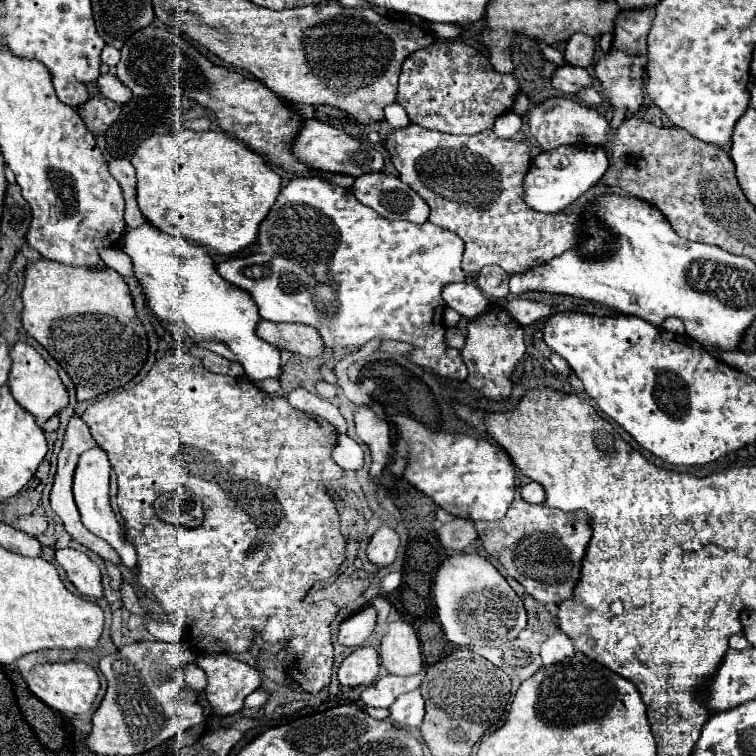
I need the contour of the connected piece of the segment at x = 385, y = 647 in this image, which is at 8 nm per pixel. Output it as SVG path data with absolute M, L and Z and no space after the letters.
M395 621L389 625L387 635L379 647L383 667L393 675L415 675L423 669L421 643L413 627L405 621Z

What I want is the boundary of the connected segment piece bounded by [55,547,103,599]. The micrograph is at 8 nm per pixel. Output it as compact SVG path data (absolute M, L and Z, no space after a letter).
M67 547L67 549L57 549L55 559L65 569L67 579L77 587L79 593L97 599L103 597L99 567L85 553Z

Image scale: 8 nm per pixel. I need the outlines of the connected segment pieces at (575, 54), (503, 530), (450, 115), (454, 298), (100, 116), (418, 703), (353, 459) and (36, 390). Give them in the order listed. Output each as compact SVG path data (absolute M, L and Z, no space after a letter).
M573 35L569 41L567 41L567 47L565 47L565 59L569 65L573 67L583 67L583 69L589 69L593 65L593 59L595 59L595 41L593 37L589 35Z
M517 497L503 519L475 521L475 529L485 551L495 557L507 575L517 579L533 599L543 605L559 605L573 599L573 589L579 581L583 557L591 541L589 515L585 511L563 513L545 503L529 505Z
M435 41L405 59L397 103L417 125L451 135L475 135L493 129L497 117L511 111L519 91L519 81L511 73L497 73L483 51L463 41Z
M453 283L453 285L447 285L443 287L441 291L447 307L459 311L463 317L467 319L473 319L481 313L487 311L491 299L487 299L479 287L471 285L471 283Z
M95 95L79 107L79 115L83 117L87 129L93 135L105 133L109 129L109 125L117 121L119 113L121 113L121 107L117 103L105 99L103 95Z
M419 689L415 691L409 691L409 693L403 693L391 707L389 707L389 713L391 713L391 721L395 721L395 725L399 727L411 727L411 729L417 729L423 721L423 695Z
M339 434L337 447L333 449L333 460L345 470L359 470L364 465L364 451L347 434Z
M19 341L9 349L9 355L11 355L11 361L13 361L11 371L9 371L9 381L7 381L11 395L15 397L15 401L23 409L27 409L31 415L35 415L39 425L67 407L69 397L67 397L67 389L65 389L59 373L35 351L35 347Z

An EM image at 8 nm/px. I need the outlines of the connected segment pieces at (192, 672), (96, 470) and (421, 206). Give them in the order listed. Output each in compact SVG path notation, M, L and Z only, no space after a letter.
M187 665L187 667L185 667L185 677L187 677L187 683L189 683L195 691L203 691L203 687L207 685L207 679L205 679L203 669L197 667L197 665Z
M95 447L89 449L81 455L77 469L75 469L75 479L73 479L73 495L75 495L75 503L77 509L81 513L81 523L97 537L101 537L103 541L107 541L121 557L125 567L135 567L137 565L137 551L135 547L125 539L125 533L121 529L121 525L117 523L111 505L109 505L109 475L111 475L111 463L105 455L103 449Z
M367 173L355 179L353 193L359 203L371 207L381 217L395 221L425 223L429 217L427 203L403 181L385 173Z

